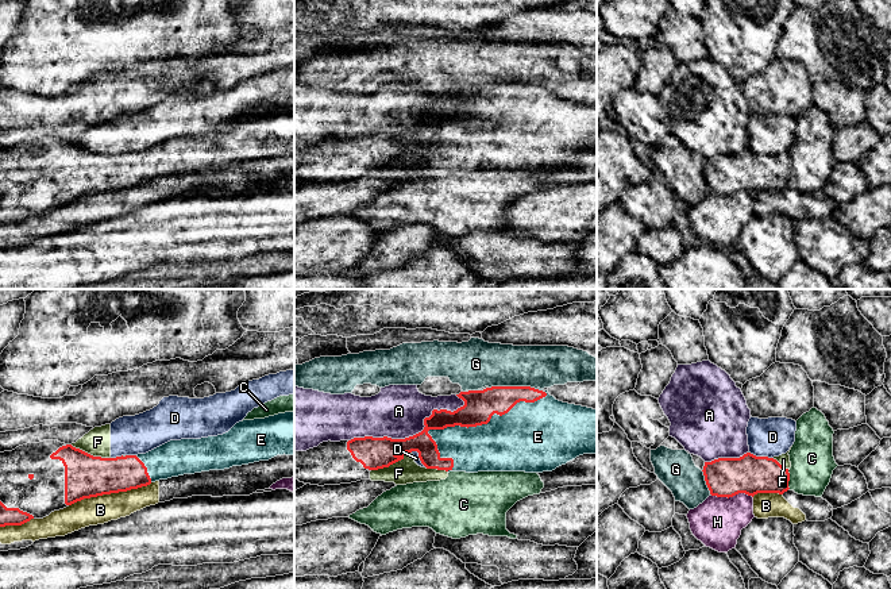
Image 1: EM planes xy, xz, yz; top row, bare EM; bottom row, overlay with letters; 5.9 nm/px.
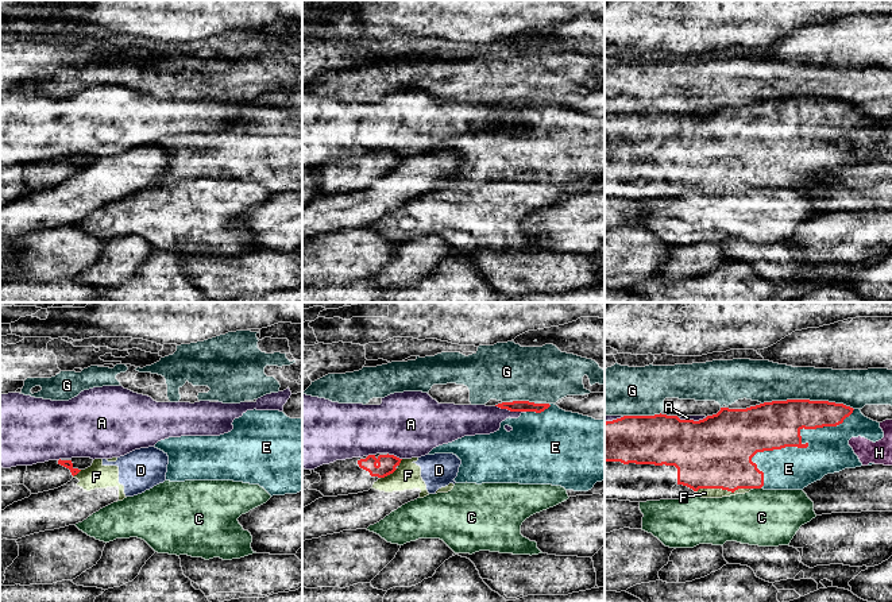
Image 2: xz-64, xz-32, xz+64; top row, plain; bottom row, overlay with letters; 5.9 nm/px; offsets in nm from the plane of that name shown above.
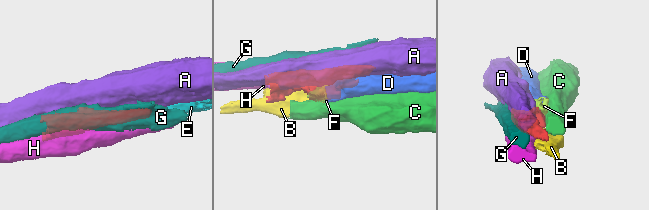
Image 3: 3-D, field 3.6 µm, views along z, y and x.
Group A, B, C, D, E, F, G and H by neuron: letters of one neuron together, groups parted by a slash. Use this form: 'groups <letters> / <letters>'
groups A / B / C / D F / E / G / H

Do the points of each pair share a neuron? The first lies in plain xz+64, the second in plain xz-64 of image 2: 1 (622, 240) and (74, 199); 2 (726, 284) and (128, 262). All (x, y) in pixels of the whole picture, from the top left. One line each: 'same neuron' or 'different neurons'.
1: different neurons
2: different neurons

